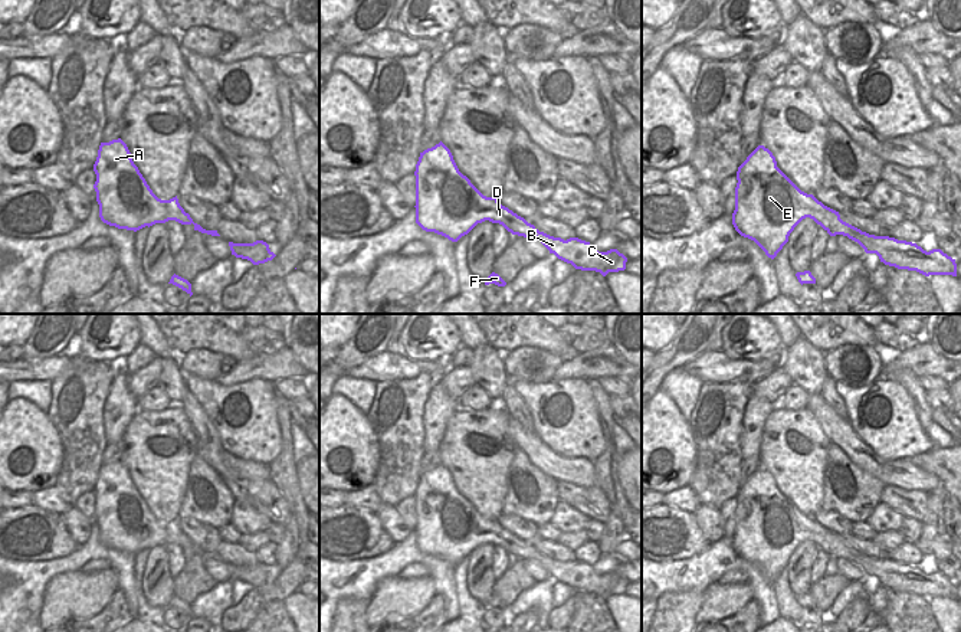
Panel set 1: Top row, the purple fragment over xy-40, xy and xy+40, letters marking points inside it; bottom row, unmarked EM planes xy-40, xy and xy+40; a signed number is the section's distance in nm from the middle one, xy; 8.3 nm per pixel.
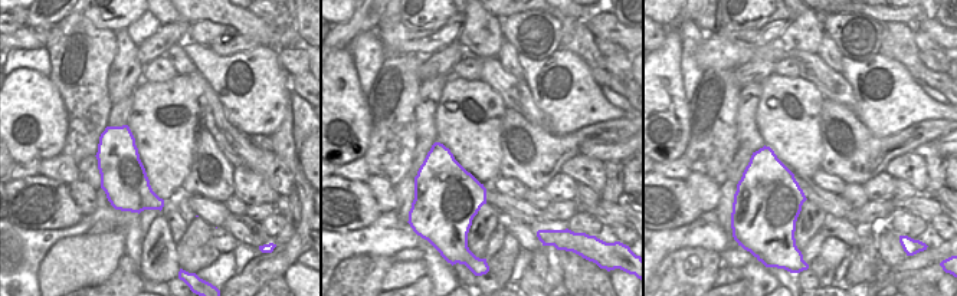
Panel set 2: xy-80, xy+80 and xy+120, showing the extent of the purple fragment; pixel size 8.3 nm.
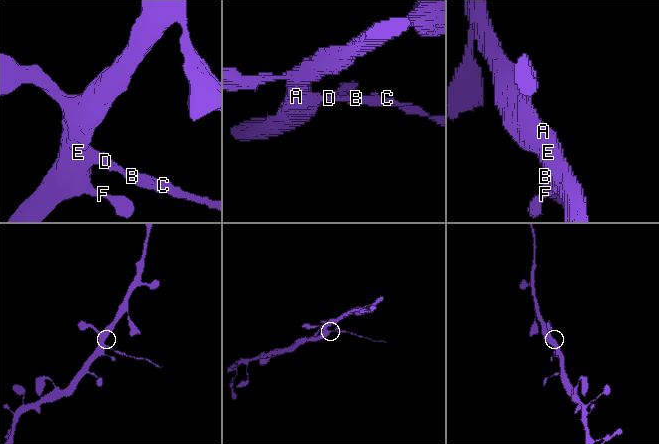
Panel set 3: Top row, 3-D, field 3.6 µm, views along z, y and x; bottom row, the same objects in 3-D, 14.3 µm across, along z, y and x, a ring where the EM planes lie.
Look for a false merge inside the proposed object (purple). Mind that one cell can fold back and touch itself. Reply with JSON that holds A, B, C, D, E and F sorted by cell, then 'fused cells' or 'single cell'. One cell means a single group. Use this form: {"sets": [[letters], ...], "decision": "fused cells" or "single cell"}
{"sets": [["A", "D", "E", "F"], ["B", "C"]], "decision": "fused cells"}

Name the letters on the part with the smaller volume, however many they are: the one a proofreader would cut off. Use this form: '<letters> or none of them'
B, C

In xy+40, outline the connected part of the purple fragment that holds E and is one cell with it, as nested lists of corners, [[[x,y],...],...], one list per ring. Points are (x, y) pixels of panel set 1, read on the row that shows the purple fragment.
[[[758,145],[738,167],[737,180],[732,225],[771,259],[806,217],[813,219],[830,236],[843,235],[855,240],[862,235],[860,229],[843,222],[839,212],[801,191],[777,167],[775,157],[764,145]]]

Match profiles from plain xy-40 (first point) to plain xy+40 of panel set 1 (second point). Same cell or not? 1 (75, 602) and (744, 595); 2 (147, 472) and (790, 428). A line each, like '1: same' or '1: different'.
1: same
2: same

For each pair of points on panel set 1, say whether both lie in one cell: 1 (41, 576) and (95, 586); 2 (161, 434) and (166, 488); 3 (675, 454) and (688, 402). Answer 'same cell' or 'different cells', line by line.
1: different cells
2: same cell
3: different cells

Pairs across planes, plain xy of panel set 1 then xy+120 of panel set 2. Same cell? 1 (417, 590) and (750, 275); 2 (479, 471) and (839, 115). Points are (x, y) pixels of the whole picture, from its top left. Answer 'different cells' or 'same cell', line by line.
1: different cells
2: different cells

